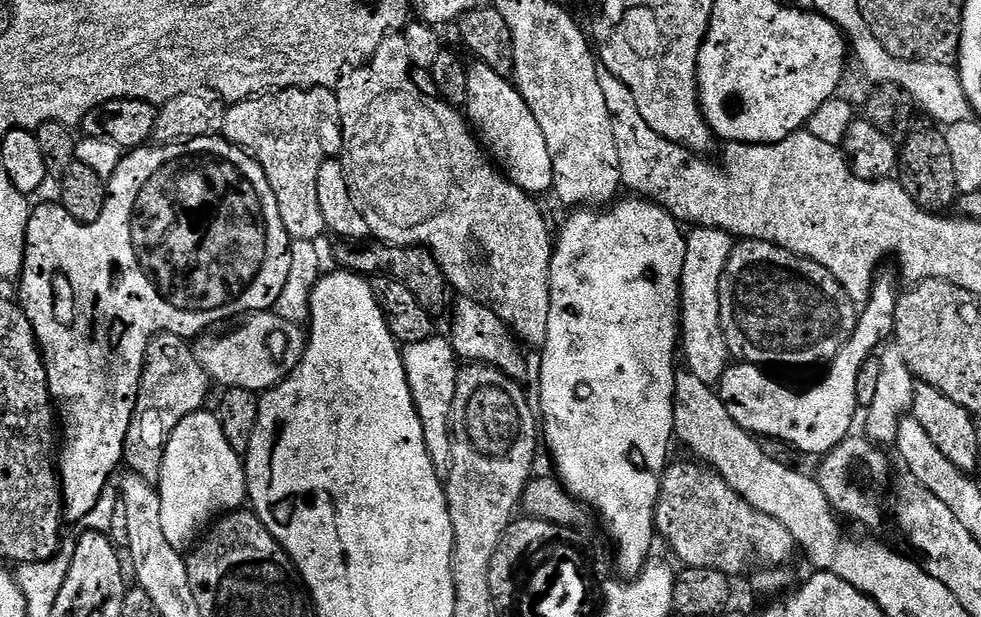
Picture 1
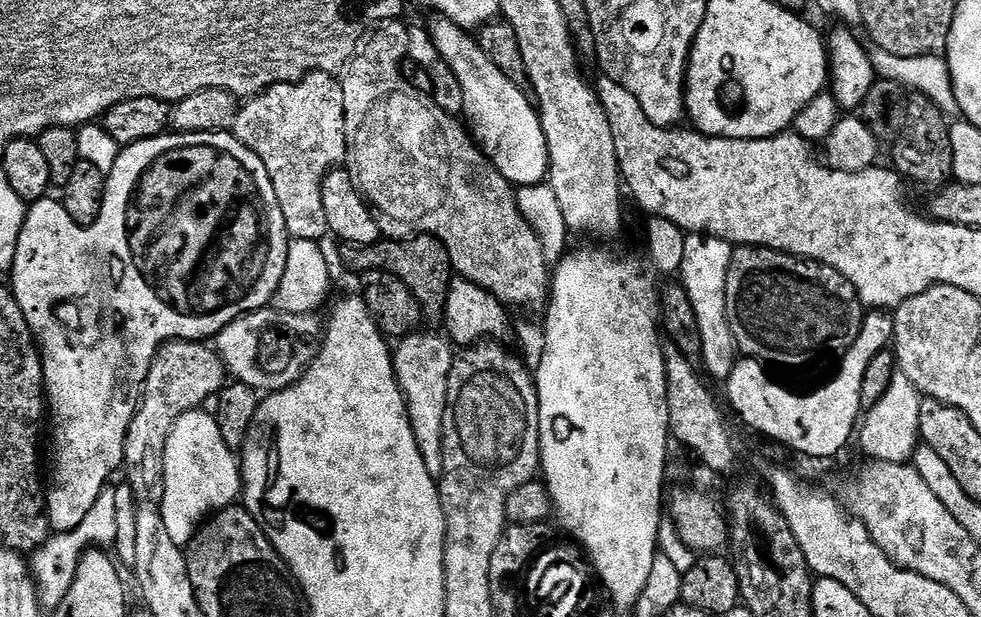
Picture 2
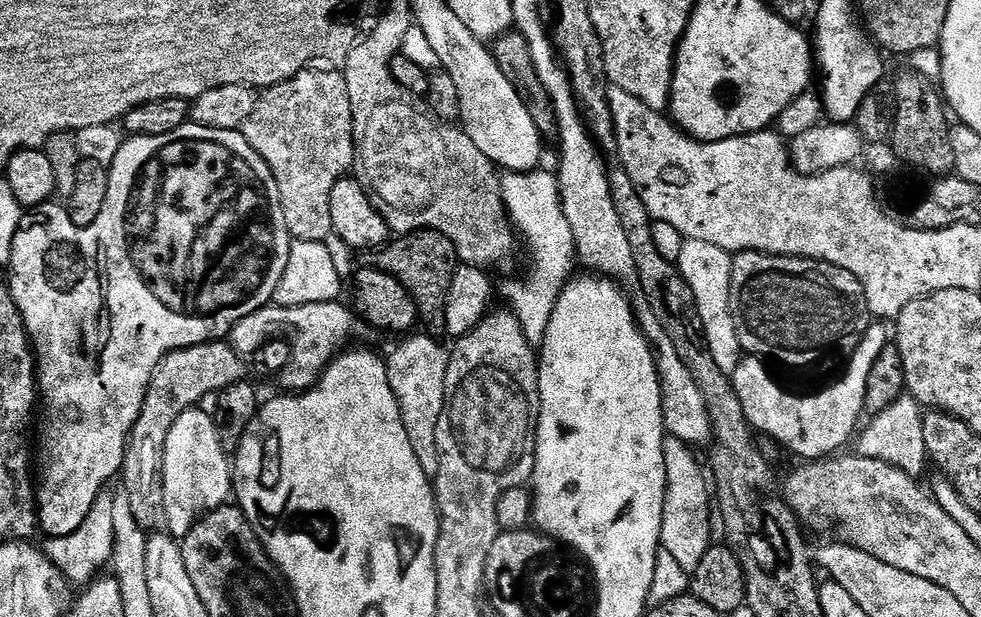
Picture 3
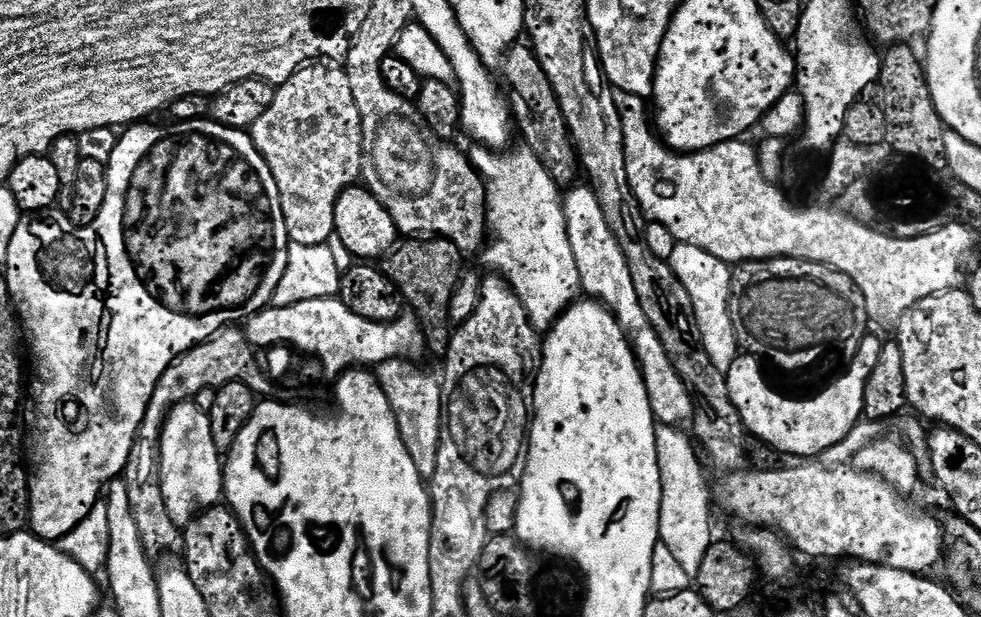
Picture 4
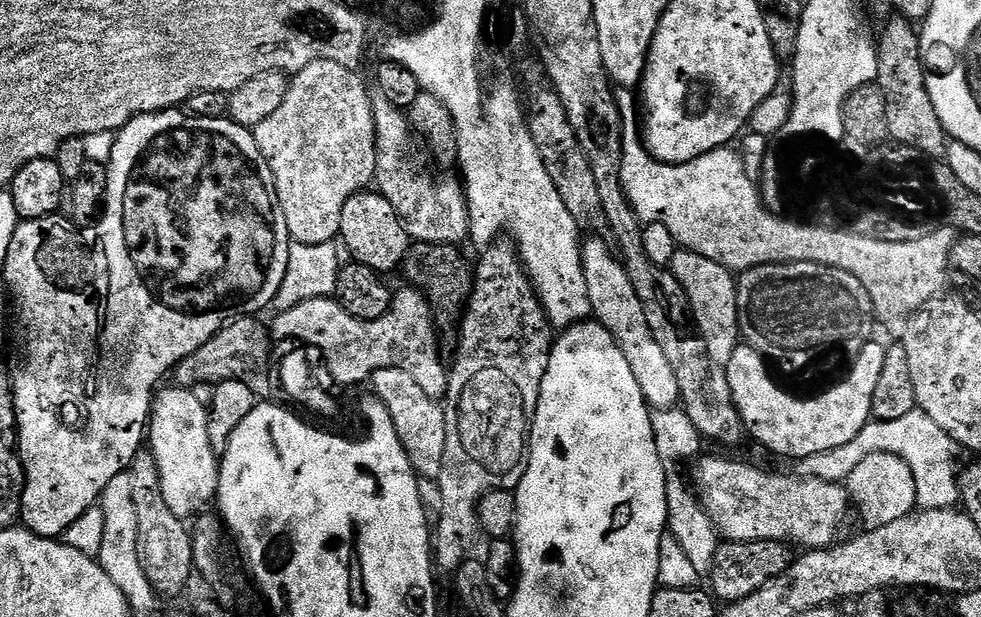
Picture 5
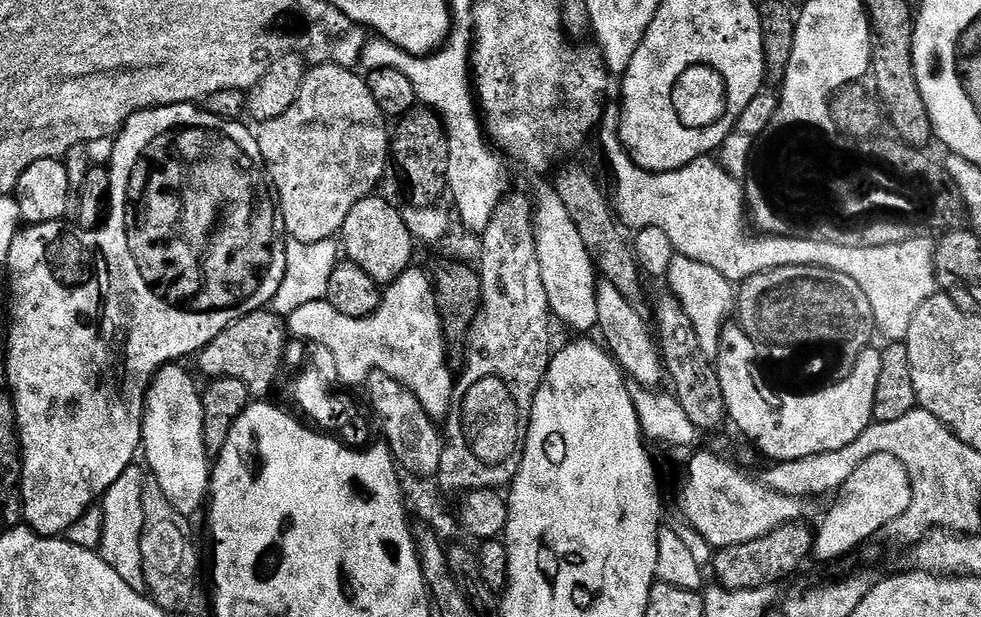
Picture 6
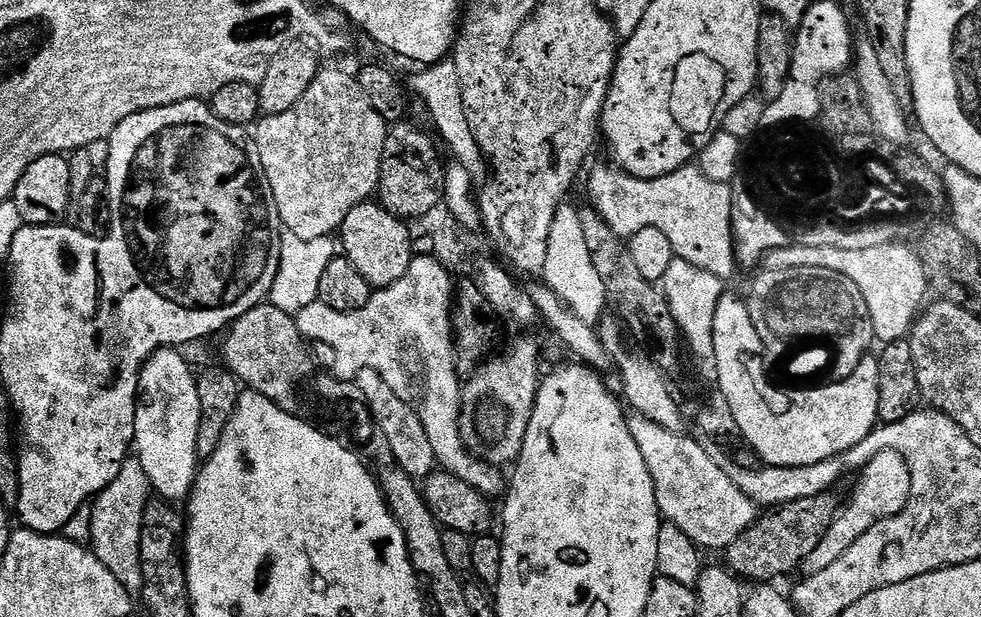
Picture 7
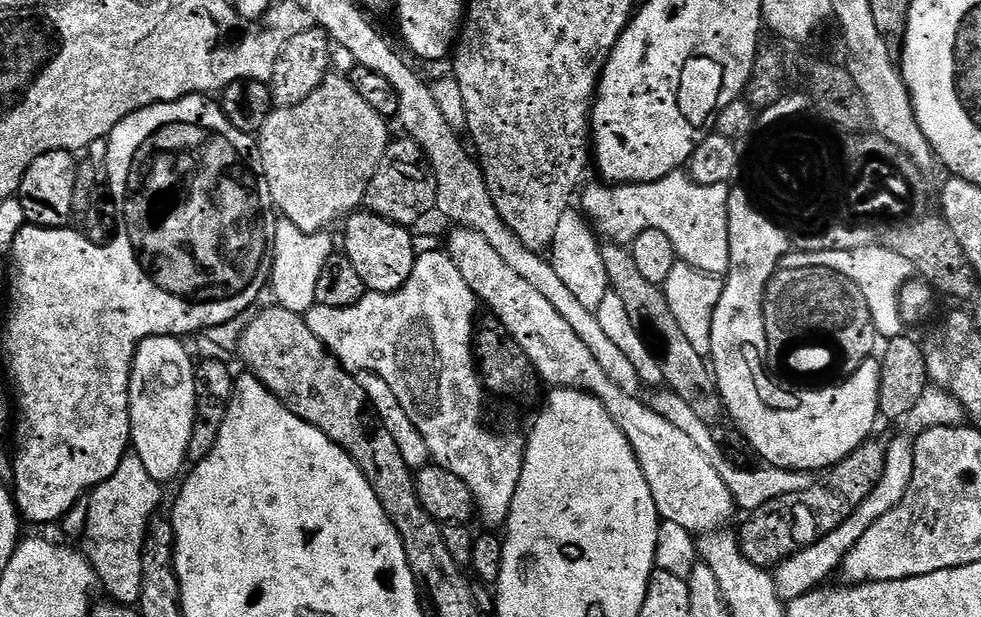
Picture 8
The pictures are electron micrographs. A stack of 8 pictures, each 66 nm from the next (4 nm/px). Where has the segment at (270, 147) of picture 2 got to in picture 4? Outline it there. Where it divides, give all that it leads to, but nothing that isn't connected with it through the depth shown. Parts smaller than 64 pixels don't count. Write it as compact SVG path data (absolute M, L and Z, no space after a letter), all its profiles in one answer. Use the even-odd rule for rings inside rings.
M316 62L305 66L291 76L285 84L276 88L276 97L267 110L254 122L250 135L262 164L270 168L270 177L278 182L278 194L282 202L282 218L286 218L286 230L291 243L298 246L328 244L336 231L334 210L338 198L347 188L353 187L366 168L362 118L358 114L358 102L354 102L354 90L350 90L350 78L340 66Z

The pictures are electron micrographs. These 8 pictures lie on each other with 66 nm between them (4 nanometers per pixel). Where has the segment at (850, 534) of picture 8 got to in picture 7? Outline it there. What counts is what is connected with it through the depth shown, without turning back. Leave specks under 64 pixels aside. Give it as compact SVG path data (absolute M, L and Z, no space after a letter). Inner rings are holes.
M878 452L875 453L876 472L868 472L856 484L856 489L852 492L852 501L845 503L837 512L830 530L814 546L814 554L806 558L802 565L804 576L818 574L818 570L826 570L826 566L831 566L835 560L842 558L866 530L870 530L879 520L889 520L891 516L897 516L906 506L910 498L910 470L908 463L897 454L897 452Z

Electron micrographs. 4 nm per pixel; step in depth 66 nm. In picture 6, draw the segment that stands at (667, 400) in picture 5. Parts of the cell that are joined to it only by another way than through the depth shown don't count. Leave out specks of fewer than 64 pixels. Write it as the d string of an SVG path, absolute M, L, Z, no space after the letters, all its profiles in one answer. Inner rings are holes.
M601 279L599 283L597 283L596 285L596 292L597 292L597 306L598 306L598 318L597 318L598 332L601 332L601 334L604 335L605 341L603 340L603 343L606 345L607 351L610 353L612 359L615 360L616 363L620 365L620 371L624 373L625 377L627 377L627 379L631 381L631 383L639 384L641 387L647 389L653 390L659 389L661 387L660 379L663 381L666 376L666 373L664 371L664 361L661 360L660 358L660 349L658 347L657 341L654 339L653 333L650 331L649 325L646 323L646 320L645 320L646 325L644 325L643 318L640 317L639 314L636 313L634 309L632 309L635 308L633 301L626 299L625 296L622 295L622 293L619 292L619 290L615 288L610 281L606 279Z

